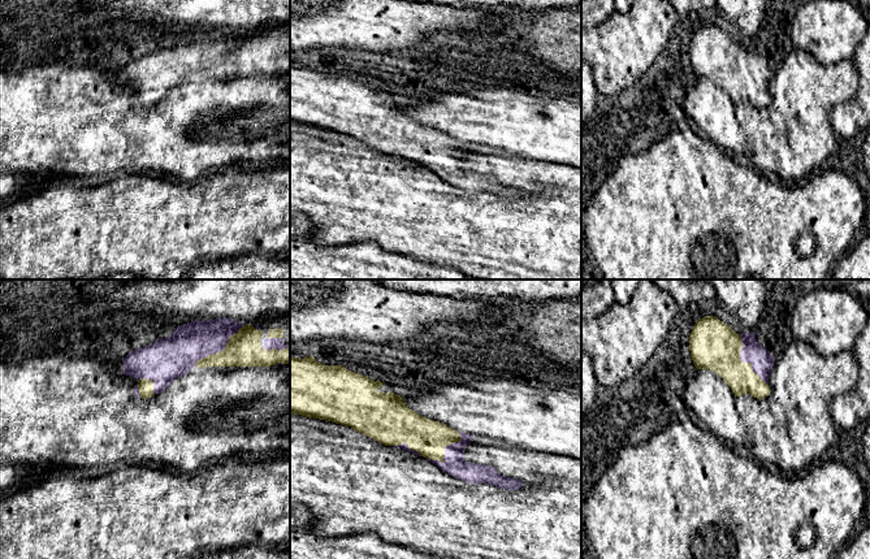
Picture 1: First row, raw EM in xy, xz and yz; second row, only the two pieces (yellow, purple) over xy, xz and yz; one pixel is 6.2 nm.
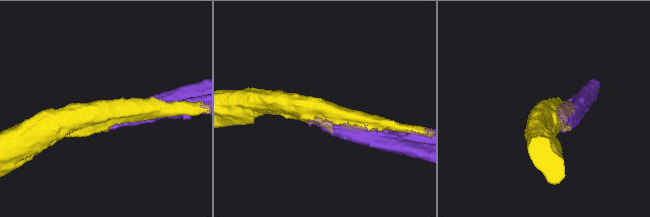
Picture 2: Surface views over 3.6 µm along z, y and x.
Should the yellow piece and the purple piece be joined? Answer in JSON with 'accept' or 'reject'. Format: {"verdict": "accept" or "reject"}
{"verdict": "accept"}

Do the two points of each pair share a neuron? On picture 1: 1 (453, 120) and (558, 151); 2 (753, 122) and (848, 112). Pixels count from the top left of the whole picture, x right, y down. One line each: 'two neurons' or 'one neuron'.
1: one neuron
2: two neurons

